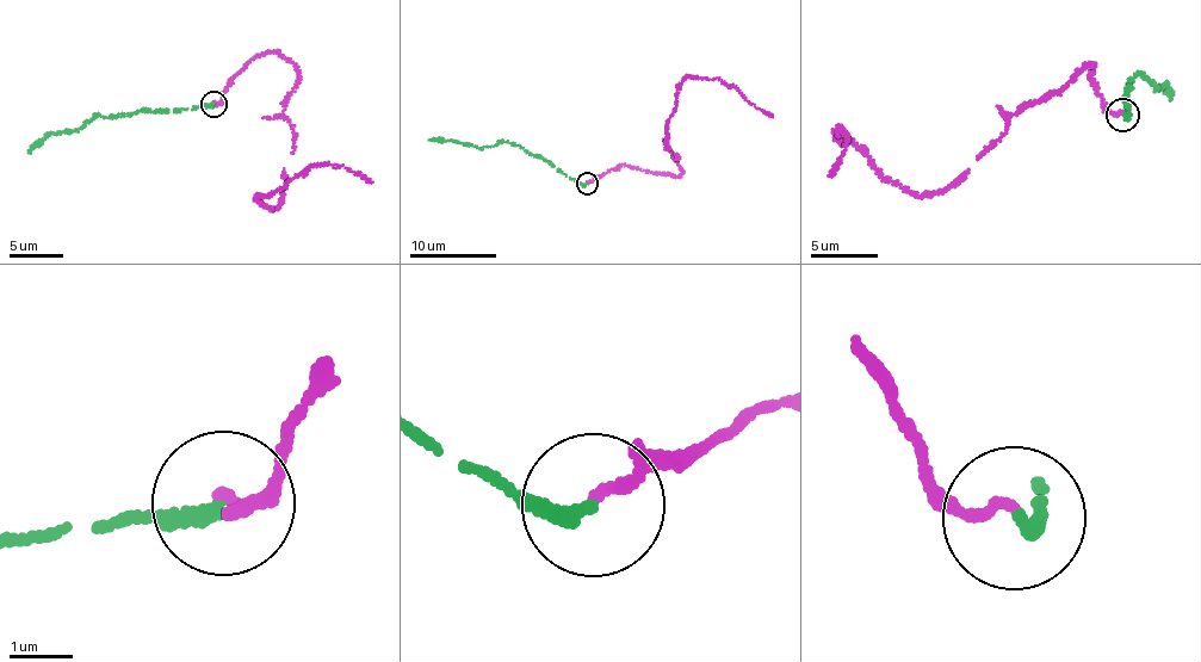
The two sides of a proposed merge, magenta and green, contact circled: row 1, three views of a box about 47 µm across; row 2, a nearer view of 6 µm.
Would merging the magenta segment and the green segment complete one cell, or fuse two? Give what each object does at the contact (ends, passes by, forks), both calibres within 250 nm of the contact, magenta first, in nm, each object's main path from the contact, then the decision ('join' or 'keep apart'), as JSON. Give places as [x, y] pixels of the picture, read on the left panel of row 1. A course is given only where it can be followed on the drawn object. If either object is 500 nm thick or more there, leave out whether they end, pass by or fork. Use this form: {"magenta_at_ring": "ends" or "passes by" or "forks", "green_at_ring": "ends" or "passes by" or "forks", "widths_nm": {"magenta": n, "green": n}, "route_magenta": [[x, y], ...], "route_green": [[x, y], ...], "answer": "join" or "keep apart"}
{"magenta_at_ring": "ends", "green_at_ring": "ends", "widths_nm": {"magenta": 160, "green": 240}, "route_magenta": [[215, 103], [258, 56], [290, 59], [283, 198], [271, 211], [258, 198], [313, 167], [372, 181]], "route_green": [[215, 103], [141, 110], [118, 116], [96, 115], [81, 127], [53, 132], [28, 153]], "answer": "join"}

